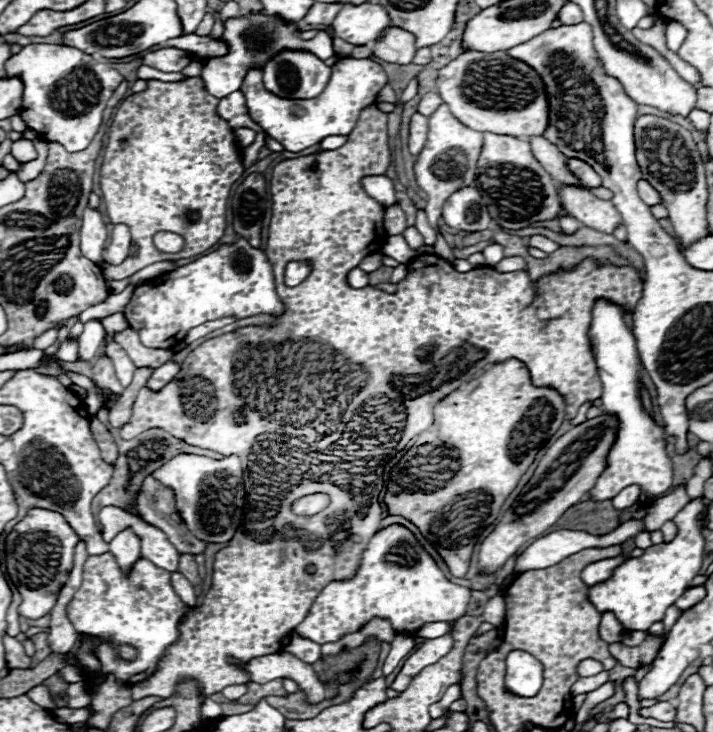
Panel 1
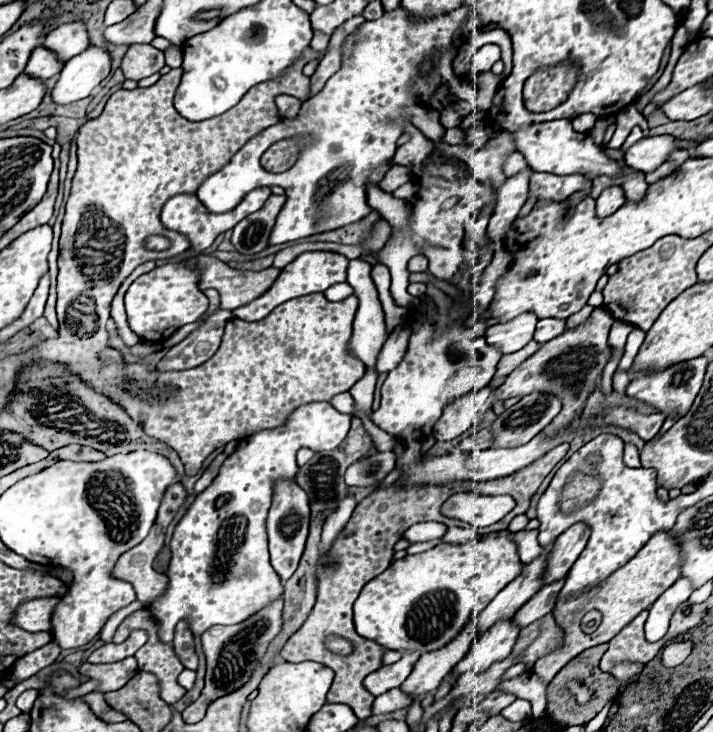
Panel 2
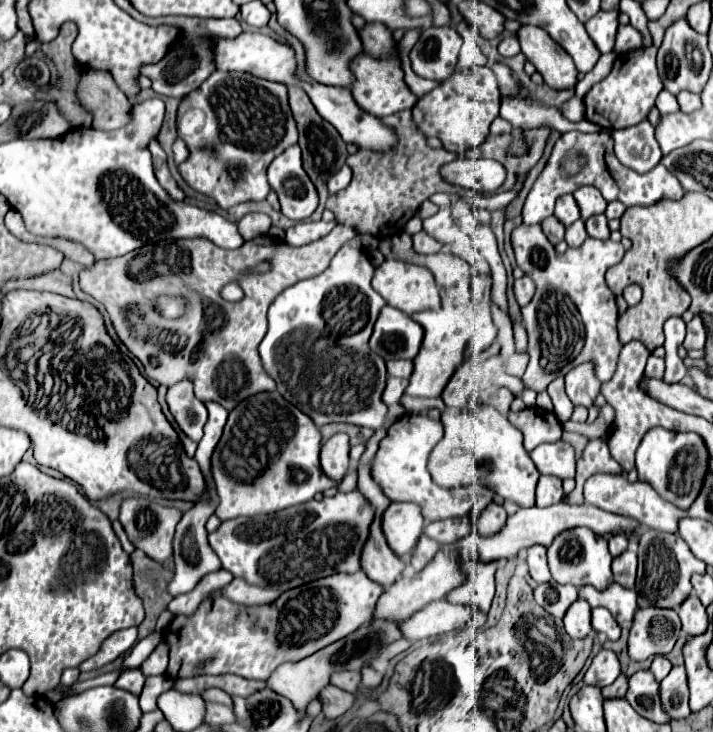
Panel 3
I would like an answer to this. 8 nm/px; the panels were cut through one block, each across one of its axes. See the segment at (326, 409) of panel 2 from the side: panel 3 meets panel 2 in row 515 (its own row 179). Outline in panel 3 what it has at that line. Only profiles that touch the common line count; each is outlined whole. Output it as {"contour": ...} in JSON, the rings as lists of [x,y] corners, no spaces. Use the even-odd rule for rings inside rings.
{"contour":[[[214,72],[196,92],[190,92],[180,104],[178,116],[178,136],[186,142],[190,156],[178,166],[182,178],[190,188],[212,196],[220,208],[230,210],[240,202],[262,202],[270,192],[266,180],[268,164],[282,154],[286,148],[298,144],[296,124],[288,106],[286,86],[280,82],[270,82],[248,72]]]}

